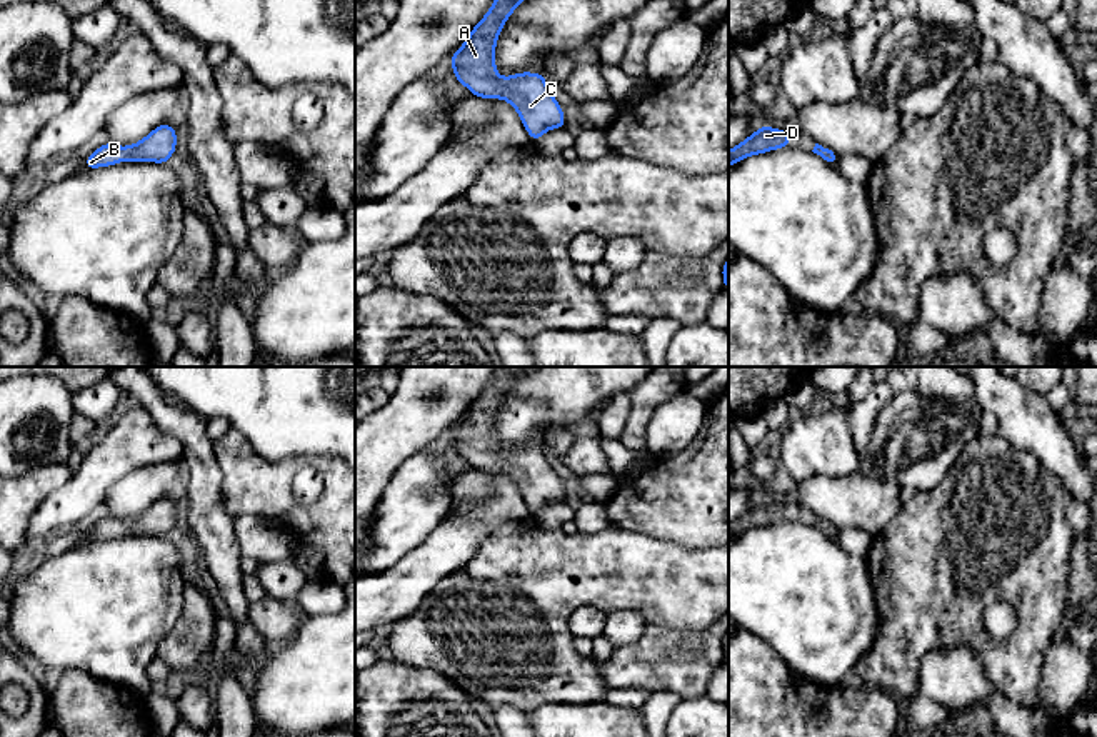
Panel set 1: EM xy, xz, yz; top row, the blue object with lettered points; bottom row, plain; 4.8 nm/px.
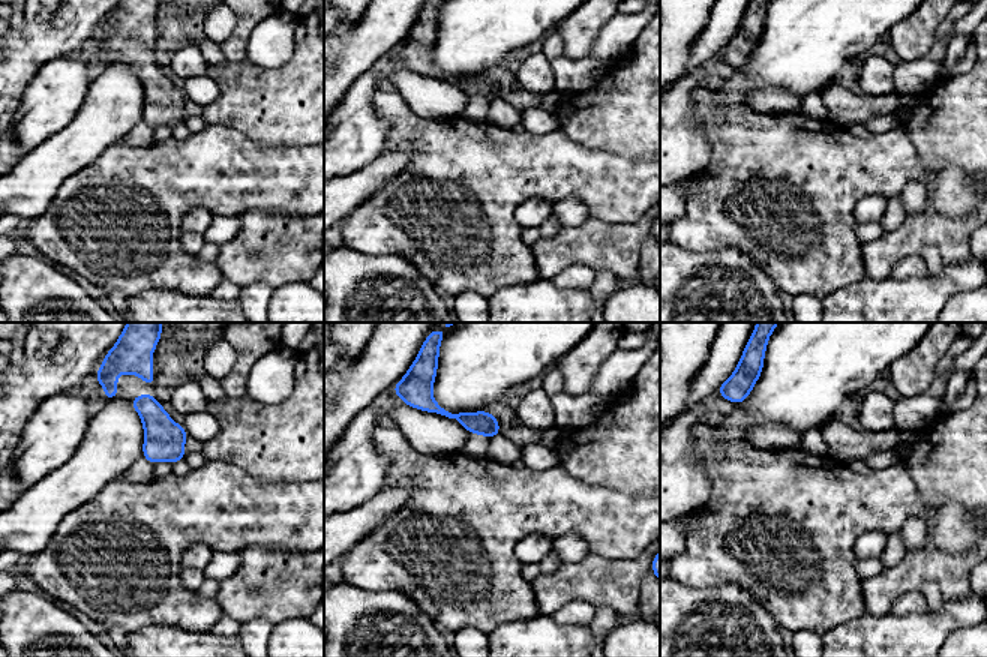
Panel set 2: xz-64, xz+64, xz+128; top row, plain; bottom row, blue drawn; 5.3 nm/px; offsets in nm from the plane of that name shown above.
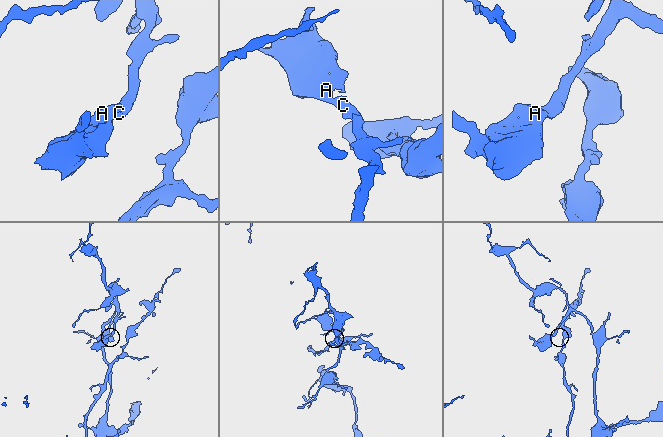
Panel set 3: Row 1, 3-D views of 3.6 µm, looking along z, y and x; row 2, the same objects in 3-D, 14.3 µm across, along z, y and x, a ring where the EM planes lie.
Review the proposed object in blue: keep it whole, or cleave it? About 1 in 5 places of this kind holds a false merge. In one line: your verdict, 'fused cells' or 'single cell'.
single cell

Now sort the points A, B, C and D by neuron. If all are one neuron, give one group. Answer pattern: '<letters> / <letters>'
A B C D

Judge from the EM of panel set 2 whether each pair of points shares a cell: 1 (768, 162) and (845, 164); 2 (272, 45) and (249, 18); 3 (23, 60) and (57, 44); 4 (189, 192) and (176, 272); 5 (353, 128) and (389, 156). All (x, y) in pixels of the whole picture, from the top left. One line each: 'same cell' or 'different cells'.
1: same cell
2: different cells
3: same cell
4: same cell
5: different cells

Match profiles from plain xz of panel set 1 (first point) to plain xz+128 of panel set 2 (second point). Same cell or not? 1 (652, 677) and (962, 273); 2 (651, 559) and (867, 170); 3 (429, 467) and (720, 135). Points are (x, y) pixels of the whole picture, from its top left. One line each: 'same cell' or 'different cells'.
1: different cells
2: same cell
3: different cells

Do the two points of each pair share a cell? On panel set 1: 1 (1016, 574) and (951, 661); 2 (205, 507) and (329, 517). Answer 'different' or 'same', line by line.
1: different
2: different

